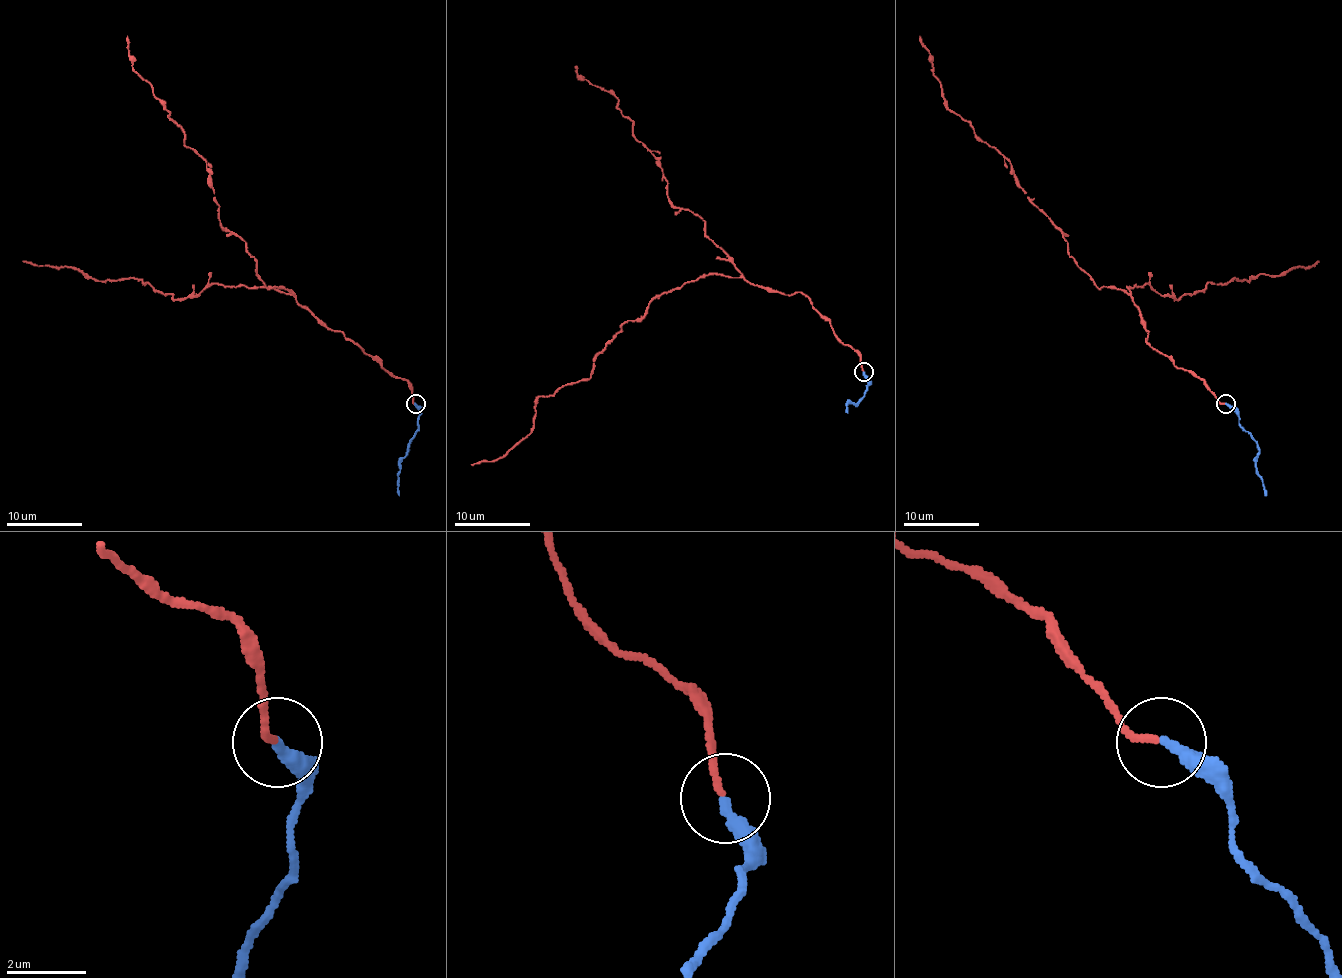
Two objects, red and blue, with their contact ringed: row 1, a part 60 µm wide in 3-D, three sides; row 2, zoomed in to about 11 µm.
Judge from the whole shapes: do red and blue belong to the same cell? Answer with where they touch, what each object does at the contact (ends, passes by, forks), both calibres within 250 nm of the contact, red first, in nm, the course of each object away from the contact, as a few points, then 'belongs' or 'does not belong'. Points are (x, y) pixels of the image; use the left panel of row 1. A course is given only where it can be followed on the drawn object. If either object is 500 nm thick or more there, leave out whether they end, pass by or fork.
(415, 404) | red ends | blue ends | 170/300 nm | red via (415, 404), (409, 383), (256, 275), (247, 244), (220, 223), (207, 162), (132, 67), (127, 36) | blue via (415, 404), (418, 412), (418, 429), (399, 463), (399, 496) | belongs

